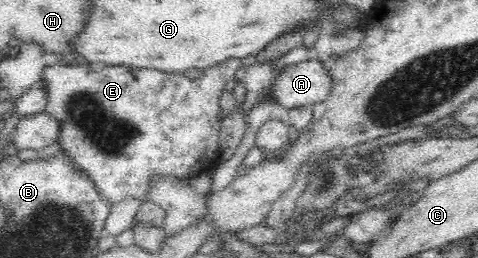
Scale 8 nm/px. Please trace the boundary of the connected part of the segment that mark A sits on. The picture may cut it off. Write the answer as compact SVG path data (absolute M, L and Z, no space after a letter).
M315 57L291 64L270 81L262 95L268 93L286 111L326 101L332 92L329 66Z

